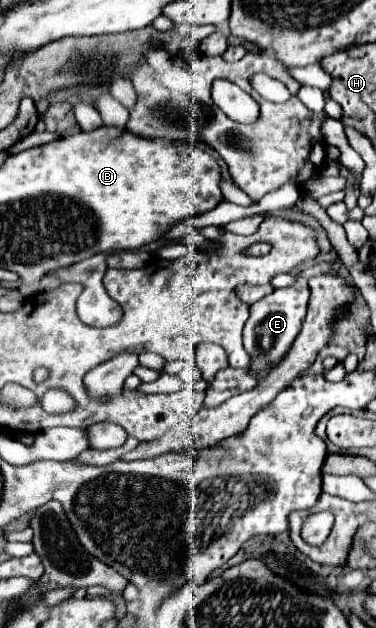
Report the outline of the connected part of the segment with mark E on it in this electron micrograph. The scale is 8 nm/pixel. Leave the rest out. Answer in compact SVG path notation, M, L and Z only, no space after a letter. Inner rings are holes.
M322 262L312 268L306 268L298 274L298 280L294 286L276 288L272 294L268 294L262 300L252 304L250 318L244 326L244 346L252 356L252 366L250 366L252 372L256 372L258 376L266 374L270 370L270 366L280 362L282 354L286 354L286 350L290 350L290 342L294 342L294 338L298 336L302 318L306 316L306 302L310 298L310 290L306 290L306 282L308 282L308 278L321 275L330 267L331 263Z

